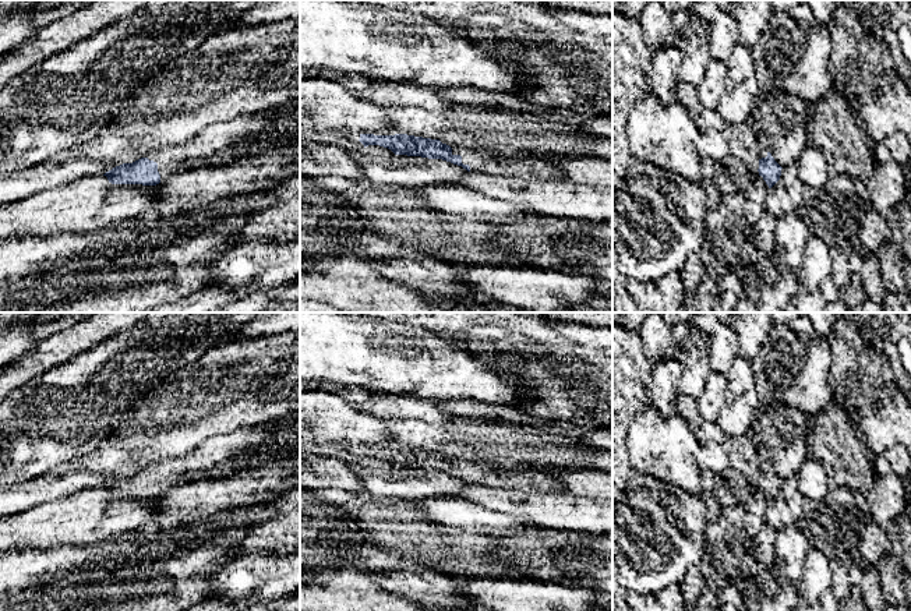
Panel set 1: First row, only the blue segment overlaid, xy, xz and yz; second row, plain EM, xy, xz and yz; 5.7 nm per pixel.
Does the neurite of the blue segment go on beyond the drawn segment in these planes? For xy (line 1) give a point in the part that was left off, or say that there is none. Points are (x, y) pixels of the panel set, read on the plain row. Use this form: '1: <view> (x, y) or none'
1: xy (223, 455)

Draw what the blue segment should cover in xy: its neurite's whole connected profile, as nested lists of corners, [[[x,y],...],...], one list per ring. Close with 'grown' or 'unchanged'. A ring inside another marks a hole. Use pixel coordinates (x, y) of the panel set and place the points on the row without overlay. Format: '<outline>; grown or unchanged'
[[[269,423],[259,424],[237,430],[226,435],[211,437],[186,456],[159,460],[133,476],[116,478],[103,488],[106,488],[112,497],[156,498],[159,495],[165,495],[179,484],[197,480],[220,478],[232,476],[240,470],[250,469],[261,462],[257,458],[261,452],[271,446],[279,449],[280,445],[282,437],[279,427],[272,427]]]; grown

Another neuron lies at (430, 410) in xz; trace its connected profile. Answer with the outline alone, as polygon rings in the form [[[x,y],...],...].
[[[378,393],[368,402],[356,405],[356,409],[384,420],[417,420],[432,425],[445,425],[456,418],[445,410],[445,403],[446,400]]]

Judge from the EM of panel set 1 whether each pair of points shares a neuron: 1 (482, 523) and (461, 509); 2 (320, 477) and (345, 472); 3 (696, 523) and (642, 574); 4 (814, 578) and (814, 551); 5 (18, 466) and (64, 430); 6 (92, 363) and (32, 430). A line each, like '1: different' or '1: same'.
1: same
2: same
3: same
4: same
5: same
6: same

